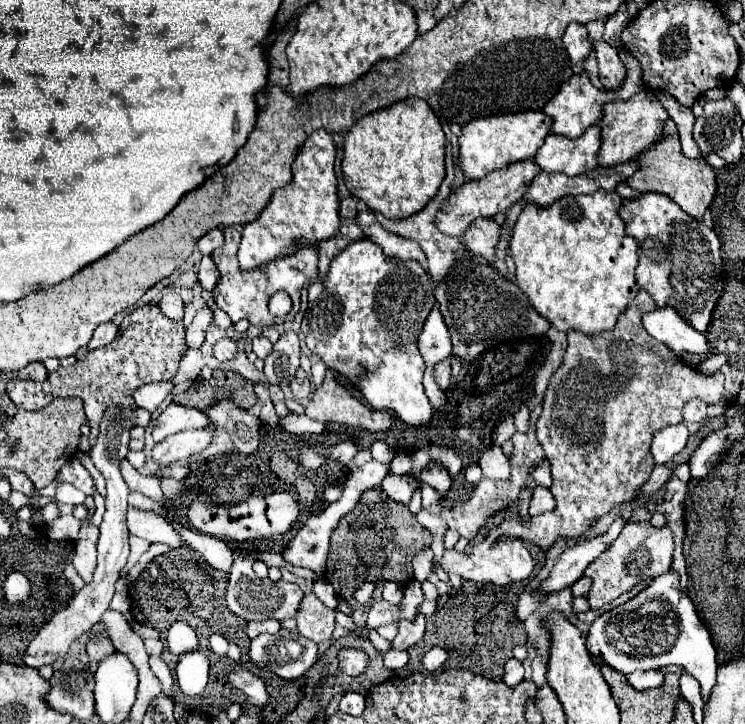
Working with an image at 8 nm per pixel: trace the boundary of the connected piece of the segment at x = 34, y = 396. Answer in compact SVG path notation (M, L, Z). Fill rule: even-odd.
M146 304L122 320L120 334L108 346L90 350L84 360L78 360L70 368L58 368L50 372L44 382L10 380L6 392L12 398L12 402L24 410L40 410L48 406L54 398L82 398L92 428L90 442L94 444L98 434L98 422L106 406L122 404L134 408L136 404L132 400L132 392L148 382L170 380L178 370L178 360L184 350L184 324L166 318L158 310L158 306Z

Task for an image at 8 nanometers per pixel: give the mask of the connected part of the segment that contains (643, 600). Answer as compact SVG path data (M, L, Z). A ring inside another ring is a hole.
M672 568L654 578L648 588L628 602L598 616L590 626L588 650L594 658L600 656L606 664L612 664L614 670L624 674L678 664L700 682L702 698L710 696L718 668L712 636L698 616L694 602L682 592L678 572Z

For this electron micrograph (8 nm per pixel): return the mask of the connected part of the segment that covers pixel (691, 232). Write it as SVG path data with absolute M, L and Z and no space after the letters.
M658 192L624 200L620 216L626 222L626 232L638 240L640 260L636 266L636 282L640 288L656 300L658 308L670 304L698 332L706 332L712 308L724 288L720 240L714 230L686 214L666 194Z

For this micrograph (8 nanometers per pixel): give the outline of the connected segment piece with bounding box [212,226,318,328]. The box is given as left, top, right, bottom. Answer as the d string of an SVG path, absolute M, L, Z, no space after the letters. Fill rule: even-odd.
M228 226L228 228L224 228L224 246L212 252L212 260L220 270L220 280L218 280L216 288L212 290L216 306L220 310L224 310L234 324L242 318L246 318L252 326L262 326L262 328L284 324L288 318L296 316L296 312L300 310L300 292L302 292L304 284L306 282L310 284L318 278L318 248L314 244L308 244L306 248L298 248L294 254L274 258L266 264L260 264L254 270L242 270L237 260L240 240L241 233L234 226ZM276 290L286 290L294 302L292 310L280 318L276 318L268 312L268 300Z

